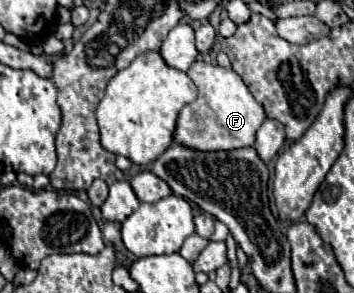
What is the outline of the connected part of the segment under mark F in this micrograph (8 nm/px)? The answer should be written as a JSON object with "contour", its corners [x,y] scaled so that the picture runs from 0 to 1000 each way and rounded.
{"contour":[[[551,208],[534,229],[528,256],[551,283],[562,317],[545,352],[511,372],[489,474],[517,502],[590,522],[709,502],[720,488],[726,440],[754,406],[754,392],[743,358],[720,345],[686,270],[658,235],[636,235],[579,208]]]}

